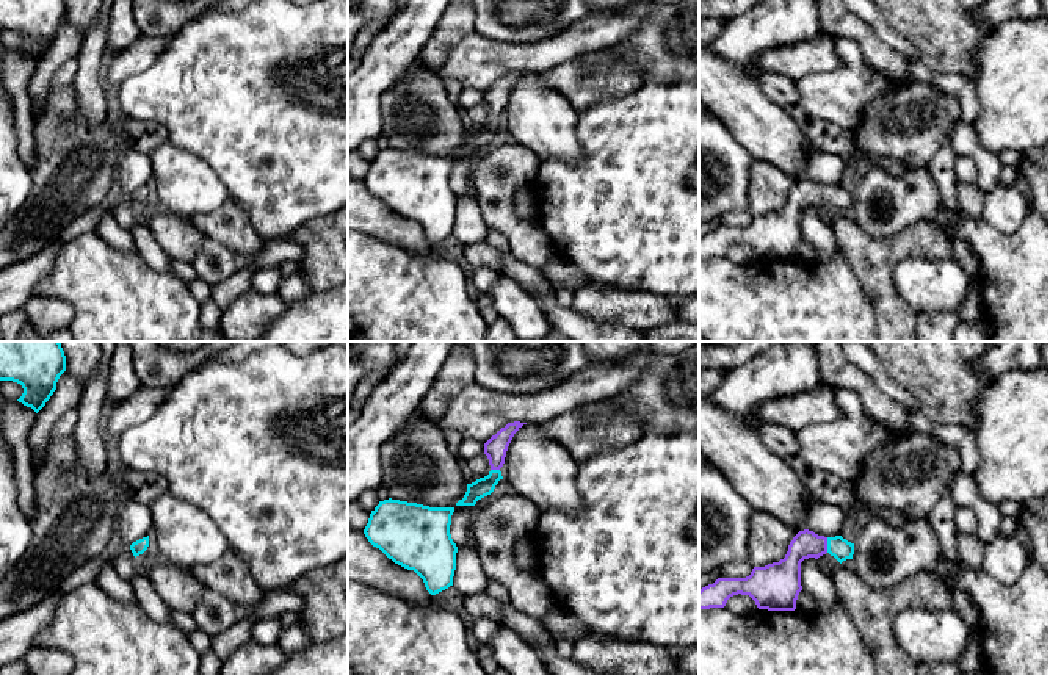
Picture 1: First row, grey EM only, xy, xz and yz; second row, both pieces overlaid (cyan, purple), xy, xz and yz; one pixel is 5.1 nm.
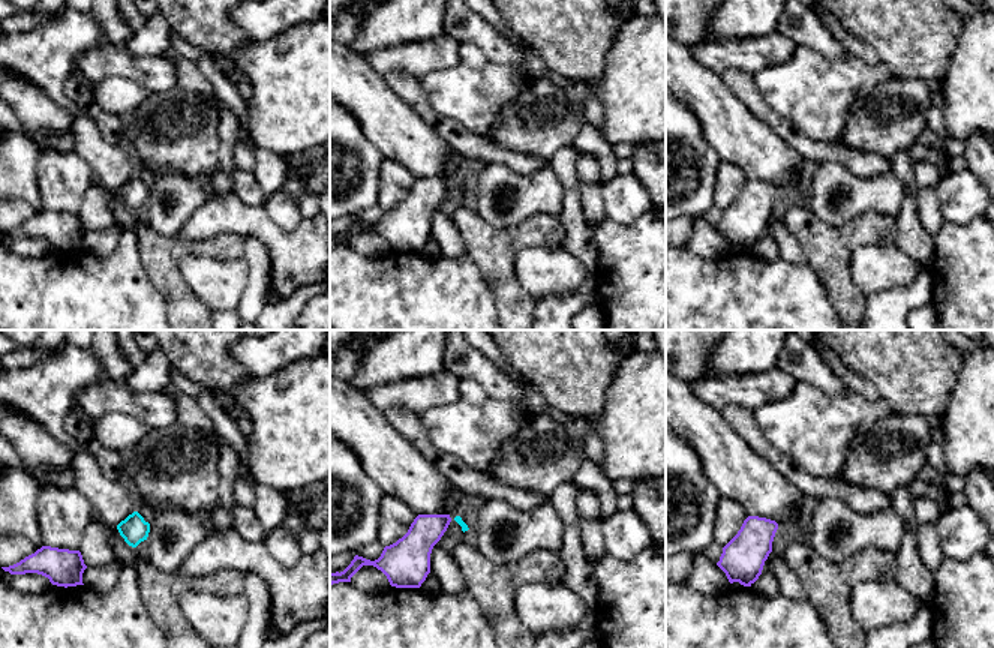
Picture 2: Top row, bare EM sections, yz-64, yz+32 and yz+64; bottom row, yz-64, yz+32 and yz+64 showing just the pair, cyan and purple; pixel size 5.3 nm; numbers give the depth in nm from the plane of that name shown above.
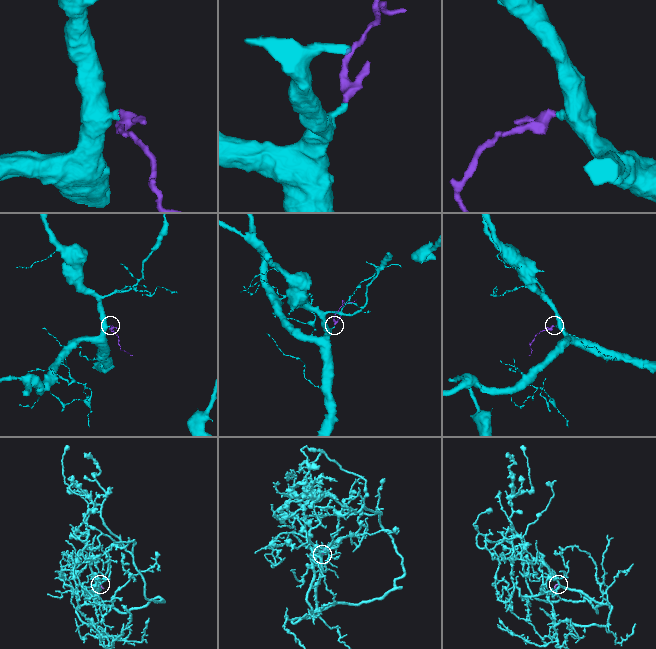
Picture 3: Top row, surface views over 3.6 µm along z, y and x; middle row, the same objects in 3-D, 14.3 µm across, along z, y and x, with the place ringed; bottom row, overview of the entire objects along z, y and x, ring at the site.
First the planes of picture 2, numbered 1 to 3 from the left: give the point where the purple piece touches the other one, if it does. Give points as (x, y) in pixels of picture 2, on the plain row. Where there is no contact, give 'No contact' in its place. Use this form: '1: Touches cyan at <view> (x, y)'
1: No contact
2: No contact
3: No contact

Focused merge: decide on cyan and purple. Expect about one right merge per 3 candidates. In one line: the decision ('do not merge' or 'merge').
merge

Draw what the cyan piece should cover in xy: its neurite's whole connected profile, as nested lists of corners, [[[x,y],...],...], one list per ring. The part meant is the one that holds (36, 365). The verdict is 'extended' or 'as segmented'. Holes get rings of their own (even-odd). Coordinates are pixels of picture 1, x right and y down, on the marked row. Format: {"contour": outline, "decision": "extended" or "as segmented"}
{"contour": [[[0,341],[0,381],[20,384],[24,393],[17,401],[36,413],[64,371],[66,356],[60,341]]], "decision": "as segmented"}

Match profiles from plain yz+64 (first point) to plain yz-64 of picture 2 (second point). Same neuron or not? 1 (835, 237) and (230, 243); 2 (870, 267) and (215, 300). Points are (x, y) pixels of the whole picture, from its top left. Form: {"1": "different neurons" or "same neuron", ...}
{"1": "same neuron", "2": "same neuron"}

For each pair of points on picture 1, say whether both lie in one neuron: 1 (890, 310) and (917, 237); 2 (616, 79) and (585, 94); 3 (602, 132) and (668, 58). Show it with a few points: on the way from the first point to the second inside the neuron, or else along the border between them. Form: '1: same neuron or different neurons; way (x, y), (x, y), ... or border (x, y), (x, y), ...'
1: same neuron; way (884, 290), (884, 263), (897, 251)
2: same neuron; way (608, 79), (601, 79), (593, 86)
3: different neurons; border (644, 80), (657, 83), (682, 82)

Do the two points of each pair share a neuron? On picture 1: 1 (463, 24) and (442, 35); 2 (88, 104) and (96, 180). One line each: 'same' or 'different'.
1: same
2: different

